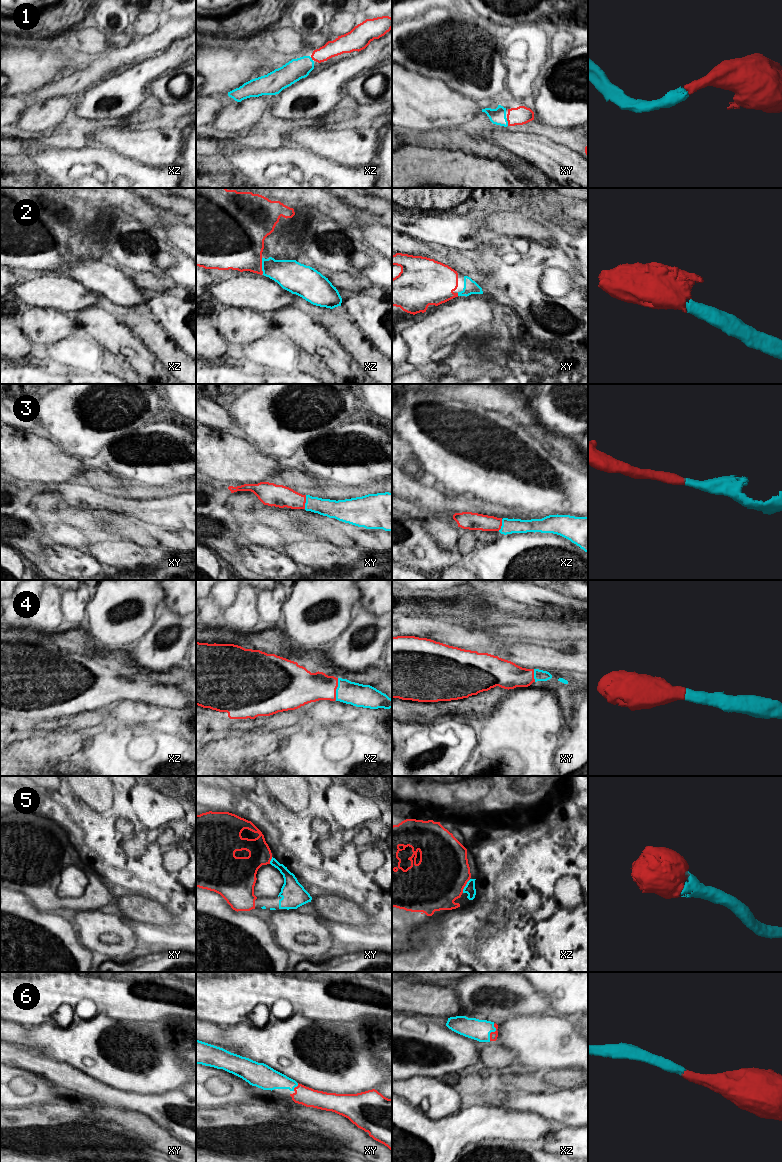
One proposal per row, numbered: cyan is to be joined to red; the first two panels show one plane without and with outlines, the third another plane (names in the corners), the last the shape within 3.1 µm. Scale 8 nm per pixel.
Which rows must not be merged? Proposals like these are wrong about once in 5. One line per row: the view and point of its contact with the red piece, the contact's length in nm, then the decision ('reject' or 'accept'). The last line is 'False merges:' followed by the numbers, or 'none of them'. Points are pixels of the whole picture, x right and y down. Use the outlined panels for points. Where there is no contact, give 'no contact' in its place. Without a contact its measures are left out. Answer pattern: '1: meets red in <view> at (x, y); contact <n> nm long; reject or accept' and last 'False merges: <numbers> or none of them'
1: meets red in xy at (508, 122); contact 70 nm long; accept
2: meets red in xz at (261, 266); contact 130 nm long; accept
3: meets red in xy at (305, 502); contact 110 nm long; accept
4: meets red in xz at (336, 688); contact 180 nm long; accept
5: meets red in xz at (465, 885); contact 130 nm long; accept
6: meets red in xz at (492, 1032); contact 140 nm long; accept
False merges: none of them

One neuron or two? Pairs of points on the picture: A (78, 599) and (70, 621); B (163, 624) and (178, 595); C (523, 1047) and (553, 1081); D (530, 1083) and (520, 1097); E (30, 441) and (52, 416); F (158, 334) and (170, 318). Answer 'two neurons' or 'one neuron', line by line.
A: one neuron
B: two neurons
C: two neurons
D: two neurons
E: two neurons
F: two neurons

